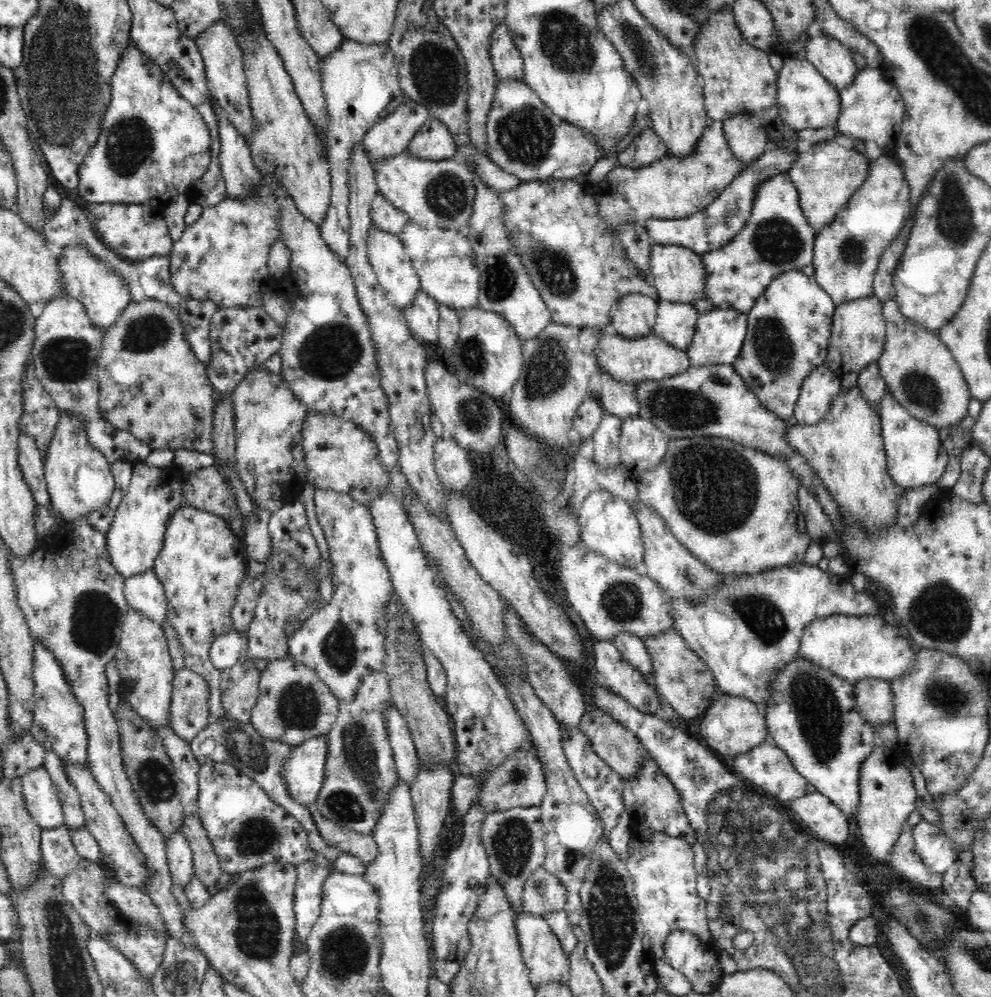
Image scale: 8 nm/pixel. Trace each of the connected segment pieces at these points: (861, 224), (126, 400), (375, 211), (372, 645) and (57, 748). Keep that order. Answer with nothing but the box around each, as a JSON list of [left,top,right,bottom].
[[813,154,911,306],[97,300,215,454],[370,192,410,236],[287,490,395,702],[29,642,87,766]]

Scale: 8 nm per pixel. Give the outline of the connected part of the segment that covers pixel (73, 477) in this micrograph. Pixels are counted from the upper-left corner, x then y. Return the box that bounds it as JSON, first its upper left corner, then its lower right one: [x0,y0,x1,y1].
[45,413,115,521]

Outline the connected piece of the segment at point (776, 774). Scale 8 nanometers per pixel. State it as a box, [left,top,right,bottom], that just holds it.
[733,742,814,801]

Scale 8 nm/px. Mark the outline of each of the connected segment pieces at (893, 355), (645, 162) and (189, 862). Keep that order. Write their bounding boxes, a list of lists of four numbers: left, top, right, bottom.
[[877,299,972,429],[617,126,668,168],[166,828,194,889]]

